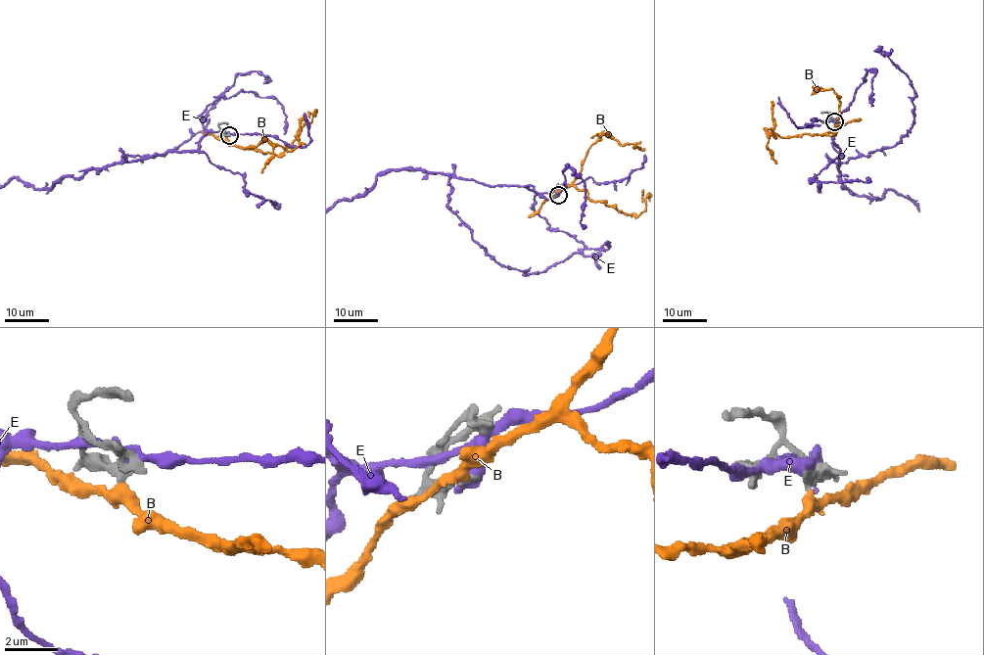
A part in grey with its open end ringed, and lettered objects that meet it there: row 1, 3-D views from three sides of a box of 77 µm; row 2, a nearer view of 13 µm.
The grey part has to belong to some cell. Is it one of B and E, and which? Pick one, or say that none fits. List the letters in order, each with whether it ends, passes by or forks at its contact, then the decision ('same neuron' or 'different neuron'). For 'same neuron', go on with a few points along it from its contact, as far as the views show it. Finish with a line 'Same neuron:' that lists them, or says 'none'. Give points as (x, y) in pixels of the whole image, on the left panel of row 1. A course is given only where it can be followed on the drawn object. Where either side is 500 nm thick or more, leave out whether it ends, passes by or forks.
B: it passes by; different neuron
E: different neuron
Same neuron: none

